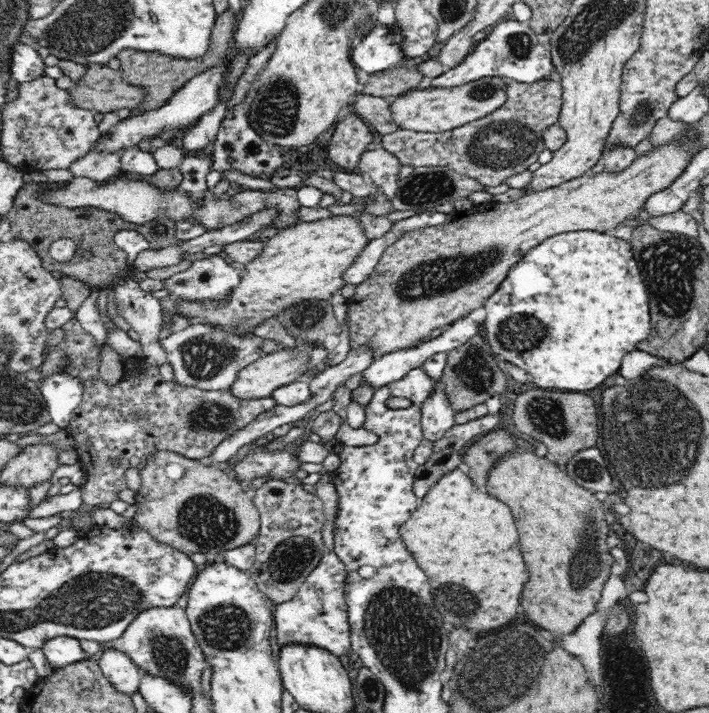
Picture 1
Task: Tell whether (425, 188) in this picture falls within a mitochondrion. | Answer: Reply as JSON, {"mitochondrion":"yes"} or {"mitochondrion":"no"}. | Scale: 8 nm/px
{"mitochondrion":"yes"}

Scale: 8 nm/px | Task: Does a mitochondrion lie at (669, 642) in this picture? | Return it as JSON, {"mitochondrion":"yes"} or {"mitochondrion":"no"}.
{"mitochondrion":"no"}

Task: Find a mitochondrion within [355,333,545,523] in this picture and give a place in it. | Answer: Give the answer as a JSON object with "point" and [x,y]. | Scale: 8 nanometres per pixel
{"point":[473,370]}

